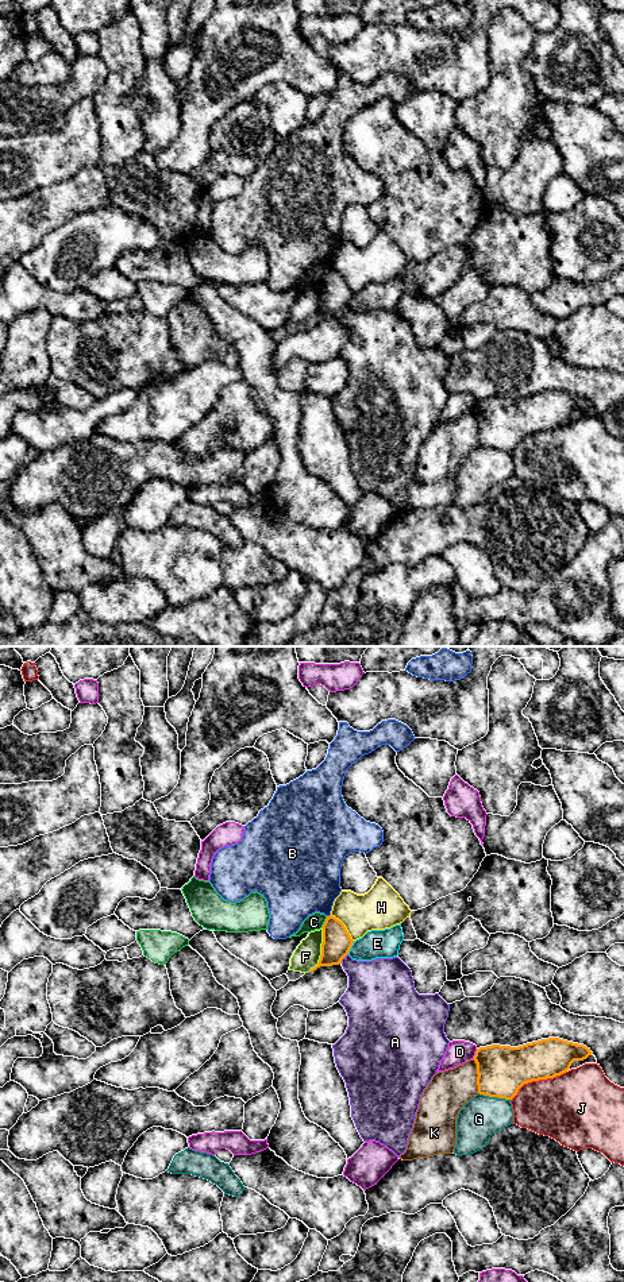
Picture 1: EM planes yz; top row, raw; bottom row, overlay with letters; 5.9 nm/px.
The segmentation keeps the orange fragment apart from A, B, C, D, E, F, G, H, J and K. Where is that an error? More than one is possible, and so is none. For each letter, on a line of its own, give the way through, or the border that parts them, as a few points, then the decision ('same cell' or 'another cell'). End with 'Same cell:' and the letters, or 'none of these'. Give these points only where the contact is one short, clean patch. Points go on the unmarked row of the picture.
A: another cell
B: another cell
C: border yz (327, 269), (320, 280); another cell
D: another cell
E: border yz (354, 293), (347, 305); another cell
F: border yz (322, 280), (322, 307), (319, 313), (308, 323); another cell
G: another cell
H: border yz (331, 266), (343, 277), (353, 293); another cell
J: another cell
K: another cell
Same cell: none of these

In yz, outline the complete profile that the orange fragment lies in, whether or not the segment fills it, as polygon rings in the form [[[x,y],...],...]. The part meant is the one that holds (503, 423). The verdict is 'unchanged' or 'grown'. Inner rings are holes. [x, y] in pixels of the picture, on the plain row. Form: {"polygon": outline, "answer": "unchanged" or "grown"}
{"polygon": [[[548,390],[519,399],[492,397],[475,403],[478,445],[489,449],[512,452],[528,435],[554,430],[566,425],[574,413],[583,413],[593,405],[583,397],[559,390]]], "answer": "unchanged"}

